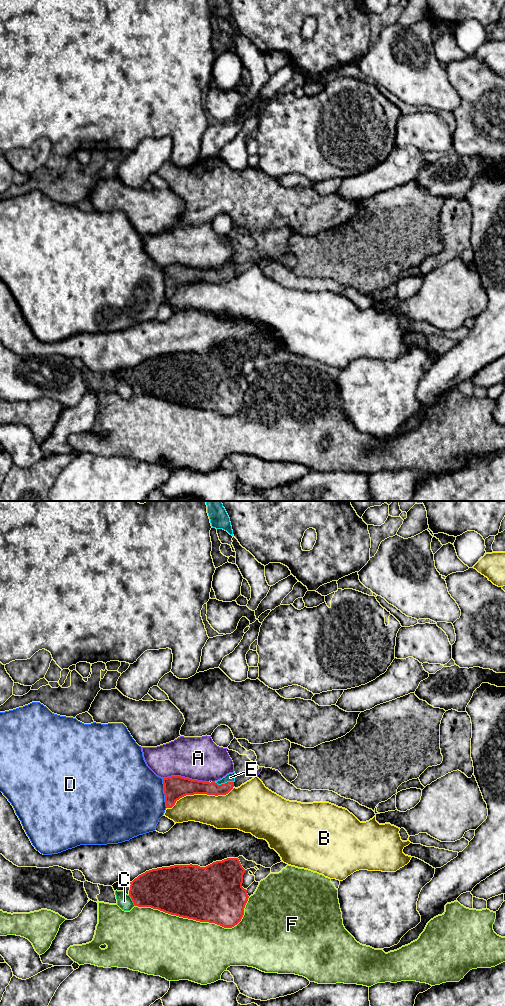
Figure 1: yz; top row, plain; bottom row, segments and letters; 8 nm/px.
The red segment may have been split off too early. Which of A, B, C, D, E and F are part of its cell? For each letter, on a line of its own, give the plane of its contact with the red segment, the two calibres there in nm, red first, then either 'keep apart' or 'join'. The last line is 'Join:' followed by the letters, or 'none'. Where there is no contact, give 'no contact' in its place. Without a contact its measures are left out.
A: contact in yz; calibres 190 and 360 nm; keep apart
B: contact in yz; calibres 190 and 280 nm; keep apart
C: contact in yz; calibres 320 and 120 nm; keep apart
D: contact in yz; calibres 190 and 500 nm; keep apart
E: contact in yz; calibres 120 and 70 nm; join
F: contact in yz; calibres 460 and 480 nm; keep apart
Join: E

